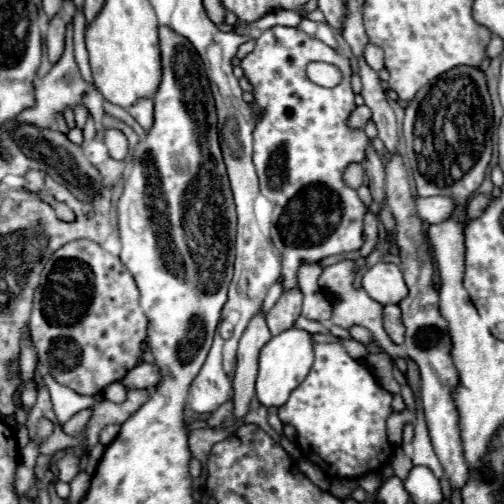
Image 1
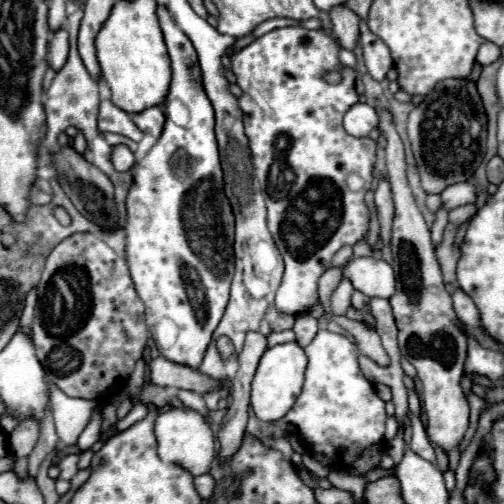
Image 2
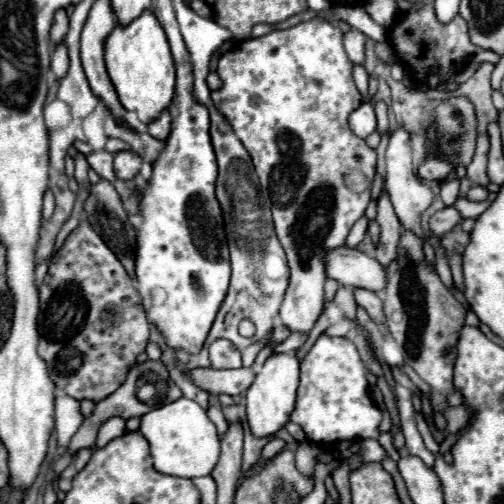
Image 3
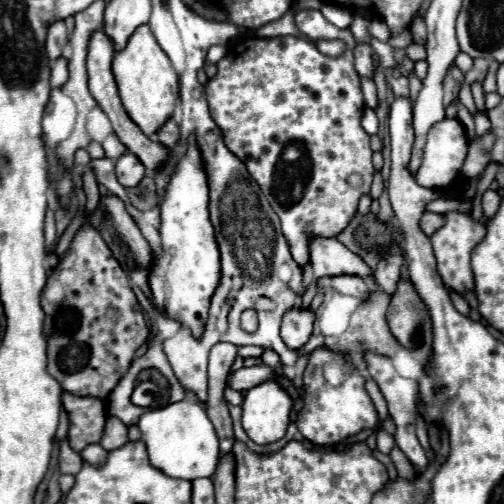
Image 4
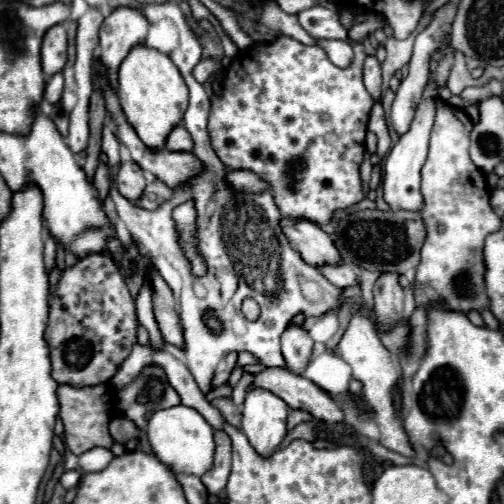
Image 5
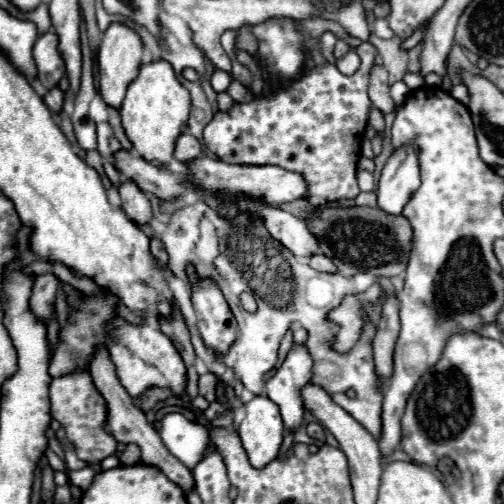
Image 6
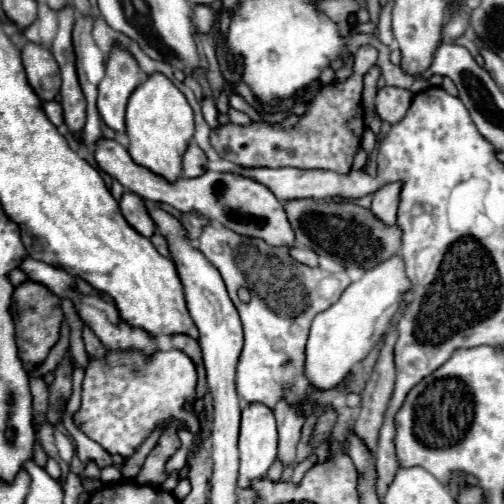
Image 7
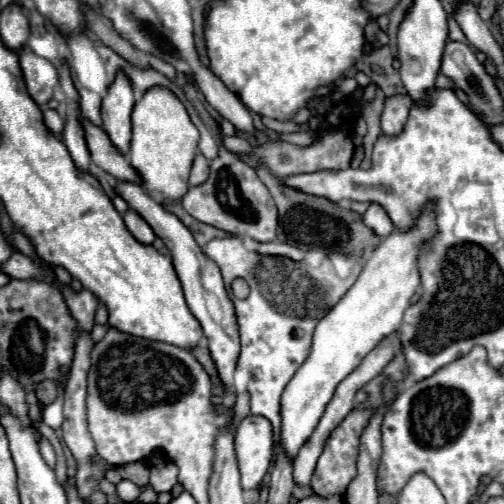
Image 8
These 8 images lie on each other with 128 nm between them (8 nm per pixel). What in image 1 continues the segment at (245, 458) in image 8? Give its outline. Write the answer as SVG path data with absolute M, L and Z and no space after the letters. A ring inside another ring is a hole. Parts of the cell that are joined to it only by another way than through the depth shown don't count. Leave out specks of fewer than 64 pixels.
M288 328L280 332L278 336L272 336L266 346L260 350L260 372L256 380L256 396L262 406L282 406L290 392L308 376L312 362L314 362L314 352L312 352L314 340L312 334L300 328Z

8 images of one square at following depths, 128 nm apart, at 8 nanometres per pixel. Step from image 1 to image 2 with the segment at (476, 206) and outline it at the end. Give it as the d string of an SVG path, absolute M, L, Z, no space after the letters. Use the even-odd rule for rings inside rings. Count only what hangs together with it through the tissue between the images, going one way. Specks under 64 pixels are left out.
M464 204L464 206L460 206L460 208L454 208L454 210L448 214L448 220L454 222L454 224L464 224L464 222L468 222L476 212L478 212L476 204Z

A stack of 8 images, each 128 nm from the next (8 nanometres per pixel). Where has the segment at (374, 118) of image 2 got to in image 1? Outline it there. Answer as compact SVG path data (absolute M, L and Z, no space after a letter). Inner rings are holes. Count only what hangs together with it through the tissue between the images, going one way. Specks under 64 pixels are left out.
M358 106L358 108L352 112L352 116L350 116L350 126L360 128L360 126L364 126L370 118L372 118L370 108L368 108L368 106Z

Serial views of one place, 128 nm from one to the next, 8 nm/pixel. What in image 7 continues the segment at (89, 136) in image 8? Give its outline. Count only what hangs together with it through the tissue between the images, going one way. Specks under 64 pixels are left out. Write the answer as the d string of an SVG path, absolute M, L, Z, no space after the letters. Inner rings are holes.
M104 138L96 144L96 160L104 172L108 172L124 188L128 188L130 192L136 192L144 200L166 202L180 212L198 212L206 218L218 220L220 224L224 224L226 228L242 236L256 236L256 238L266 240L272 246L284 246L284 248L294 246L292 224L288 224L288 218L284 216L284 204L266 186L250 178L238 176L234 172L206 170L198 178L180 176L178 180L170 182L164 176L154 174L152 170L136 164L130 158L128 150L120 146L116 140L104 140Z

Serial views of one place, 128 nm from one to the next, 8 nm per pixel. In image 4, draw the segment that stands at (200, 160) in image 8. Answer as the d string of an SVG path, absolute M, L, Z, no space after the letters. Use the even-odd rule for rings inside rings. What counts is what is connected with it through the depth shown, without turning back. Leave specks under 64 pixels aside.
M170 118L158 132L156 132L156 140L168 148L172 148L176 142L178 142L178 136L180 136L180 130L178 130L178 124Z

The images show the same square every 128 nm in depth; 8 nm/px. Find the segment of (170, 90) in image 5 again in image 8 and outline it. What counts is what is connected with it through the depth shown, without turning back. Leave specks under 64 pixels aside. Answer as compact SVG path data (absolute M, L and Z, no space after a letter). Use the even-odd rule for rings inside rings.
M148 88L132 110L132 140L126 158L138 170L142 188L162 200L178 202L188 192L188 174L198 148L198 130L180 98L168 88Z

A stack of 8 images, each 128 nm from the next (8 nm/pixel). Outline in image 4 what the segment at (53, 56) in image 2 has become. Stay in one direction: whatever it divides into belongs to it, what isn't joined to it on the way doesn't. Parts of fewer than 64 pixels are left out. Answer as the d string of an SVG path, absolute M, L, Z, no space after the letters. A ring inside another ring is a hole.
M60 56L54 64L52 64L52 76L50 76L50 84L54 88L60 88L64 82L68 80L68 62Z

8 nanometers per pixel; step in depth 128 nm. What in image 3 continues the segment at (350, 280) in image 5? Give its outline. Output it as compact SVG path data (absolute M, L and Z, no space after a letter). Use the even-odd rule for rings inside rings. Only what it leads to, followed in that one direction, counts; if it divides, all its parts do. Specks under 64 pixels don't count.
M358 288L358 290L354 290L354 296L356 296L358 306L364 306L366 312L370 314L370 318L372 318L378 326L384 324L386 316L384 316L384 310L382 310L382 300L380 300L374 292L364 290L364 288Z

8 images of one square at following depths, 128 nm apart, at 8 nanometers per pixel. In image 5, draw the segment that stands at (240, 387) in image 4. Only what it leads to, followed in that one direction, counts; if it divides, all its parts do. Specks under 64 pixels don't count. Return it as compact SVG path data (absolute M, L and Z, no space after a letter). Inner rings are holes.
M264 368L254 374L254 386L264 388L280 396L290 408L300 408L310 412L314 418L324 420L326 424L344 422L342 408L314 382L306 380L300 374L288 372L286 368Z

